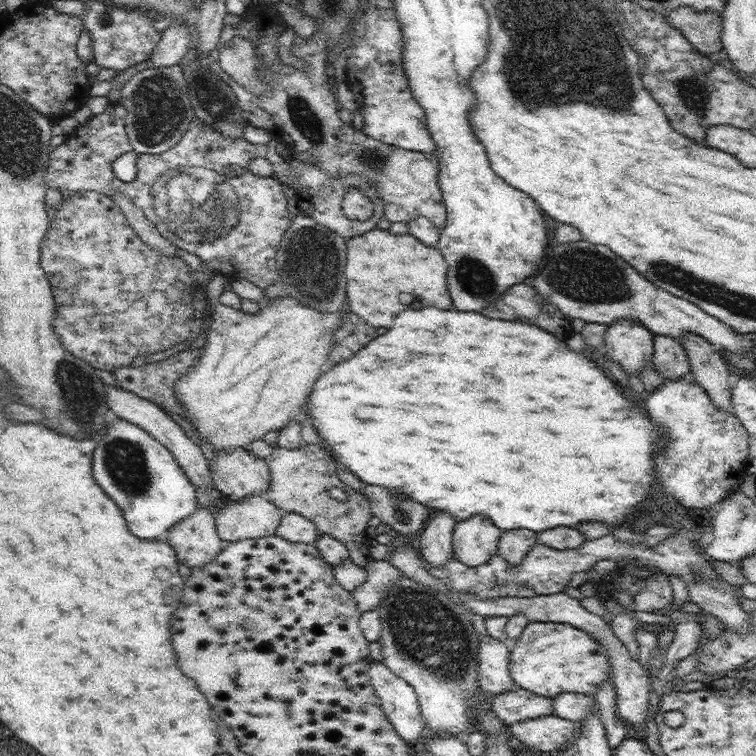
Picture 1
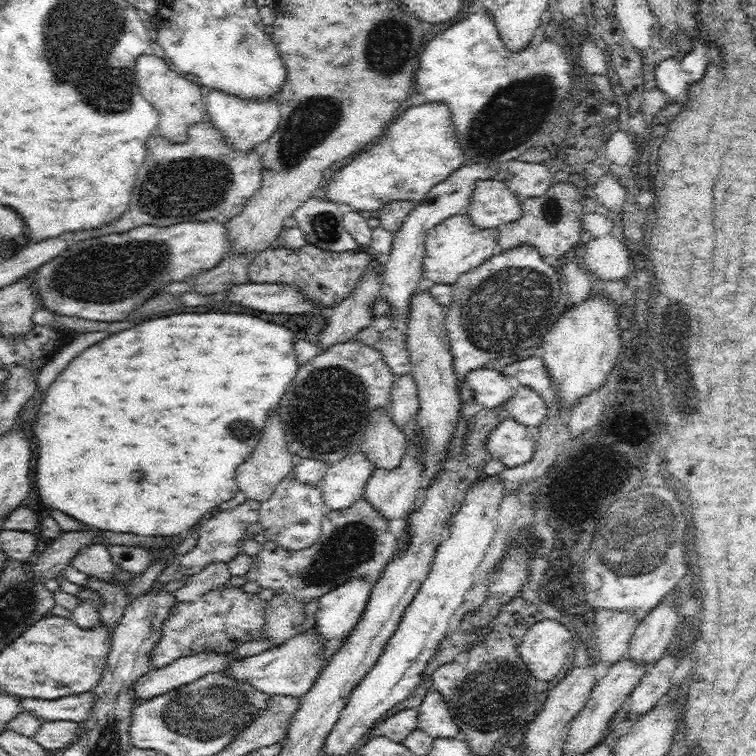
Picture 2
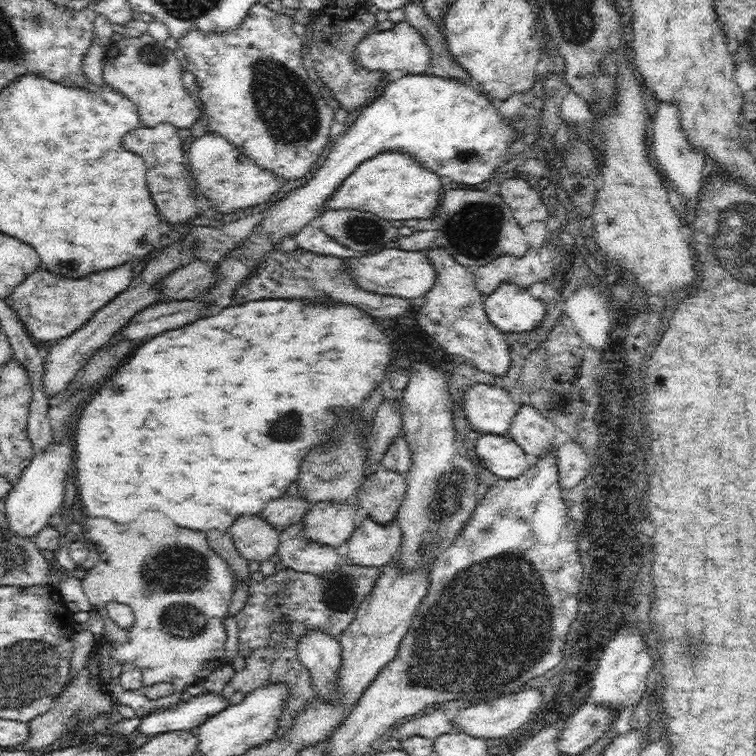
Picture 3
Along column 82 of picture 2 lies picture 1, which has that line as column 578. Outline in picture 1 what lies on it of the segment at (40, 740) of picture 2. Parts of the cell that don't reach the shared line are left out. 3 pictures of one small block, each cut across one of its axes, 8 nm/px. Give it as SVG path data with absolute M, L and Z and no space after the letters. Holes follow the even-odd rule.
M554 714L517 723L510 727L512 734L526 746L540 752L565 748L578 738L581 731L578 722L558 718Z

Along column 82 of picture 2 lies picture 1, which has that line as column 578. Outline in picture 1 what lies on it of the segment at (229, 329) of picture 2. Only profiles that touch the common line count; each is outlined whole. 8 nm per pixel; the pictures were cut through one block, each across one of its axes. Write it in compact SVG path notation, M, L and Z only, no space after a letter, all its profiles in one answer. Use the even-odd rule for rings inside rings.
M434 306L424 310L404 310L396 320L394 328L386 334L374 338L366 348L354 354L352 360L346 360L318 378L312 396L308 396L306 410L314 416L314 426L318 434L336 450L338 462L350 468L362 482L378 484L384 488L400 488L412 500L430 506L434 510L446 510L458 522L470 518L472 514L486 514L496 526L505 531L528 529L541 533L557 526L578 526L578 522L600 520L612 526L620 524L636 506L648 500L650 488L656 482L656 466L650 458L660 446L660 434L664 429L652 424L640 408L636 408L606 374L582 352L574 352L566 342L554 338L546 330L508 320L492 320L476 312L460 310L438 310Z

